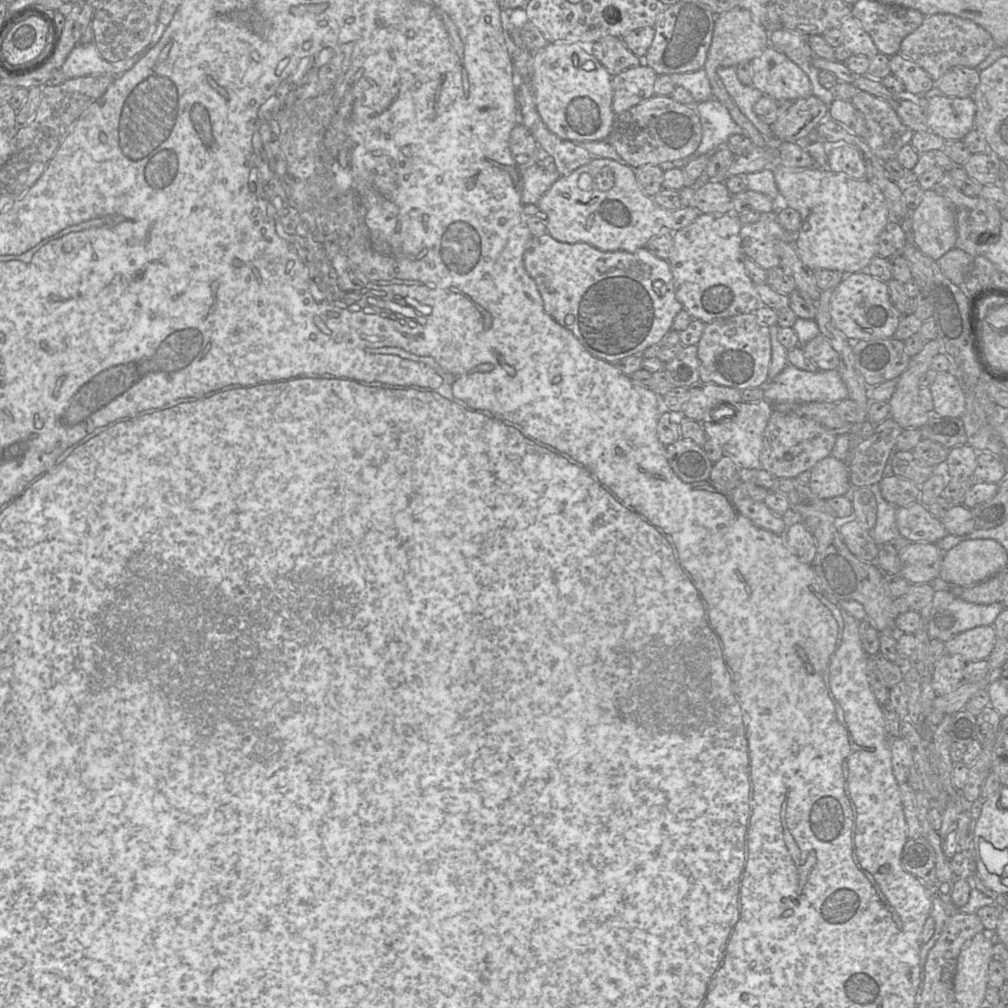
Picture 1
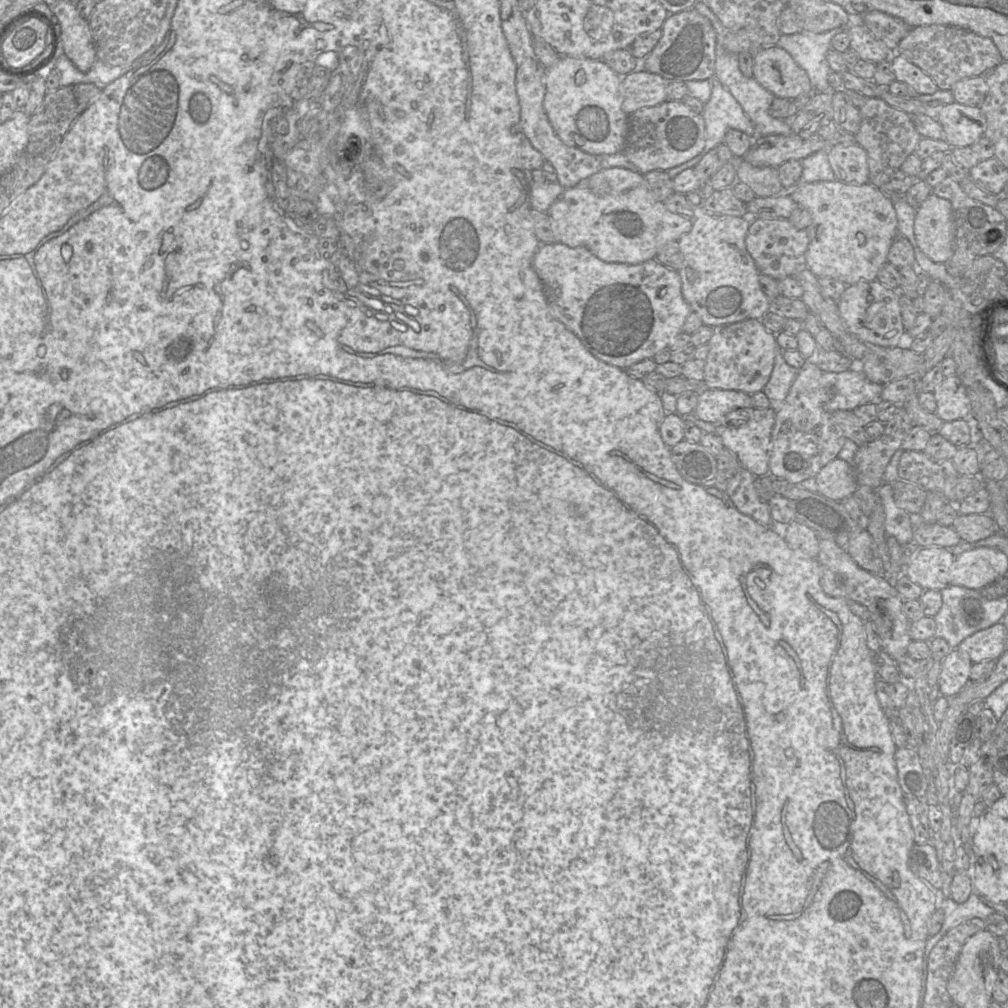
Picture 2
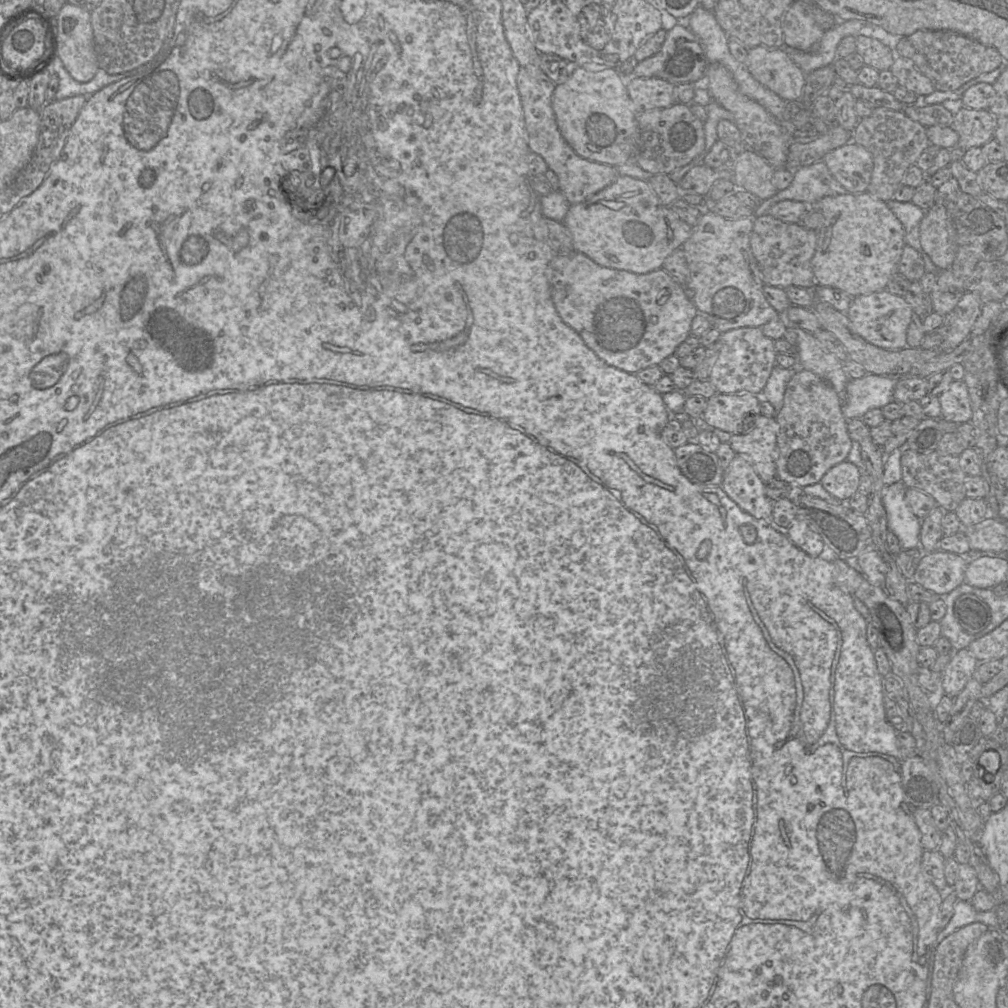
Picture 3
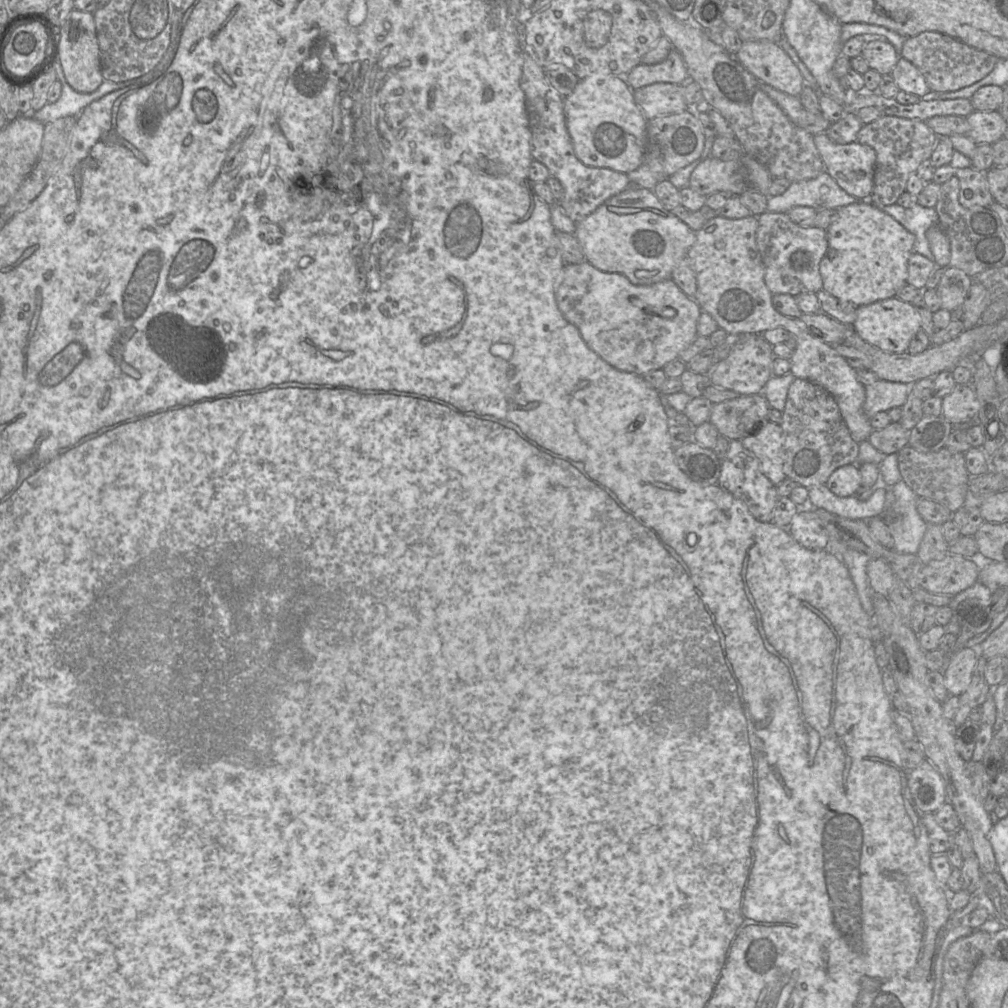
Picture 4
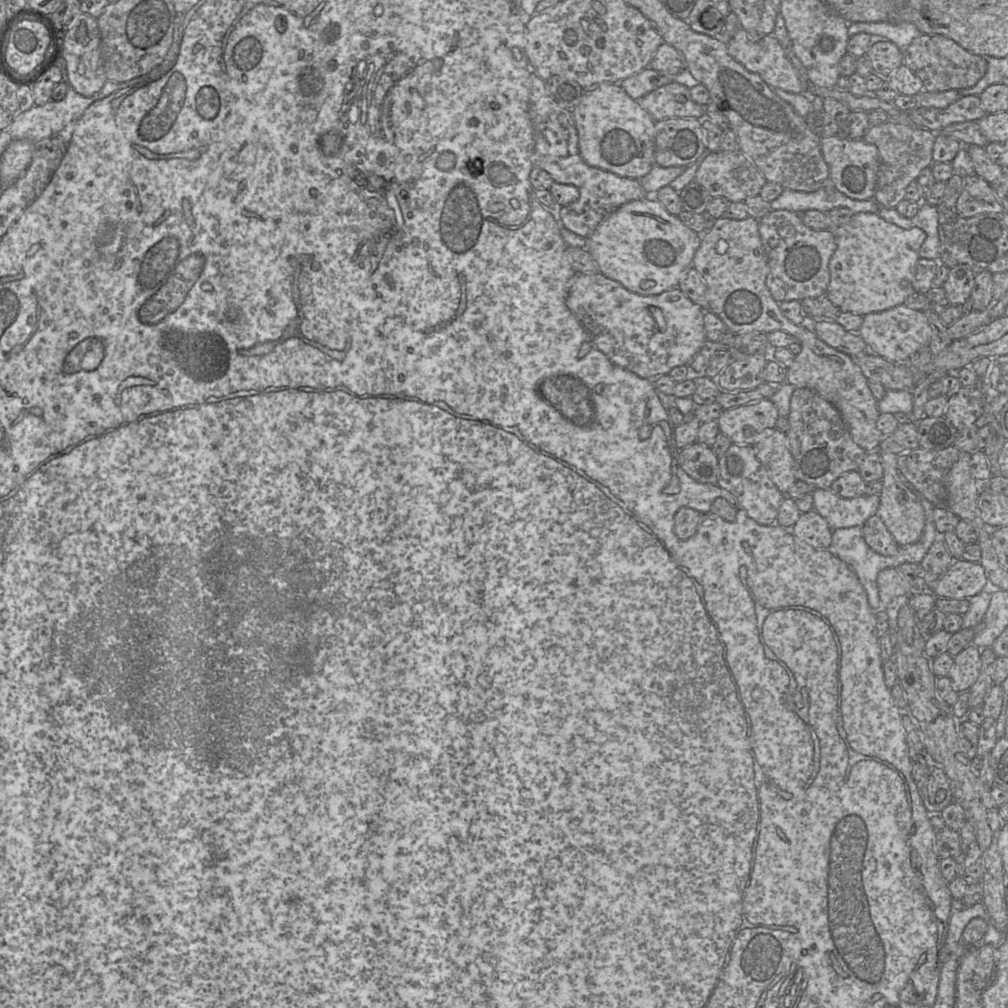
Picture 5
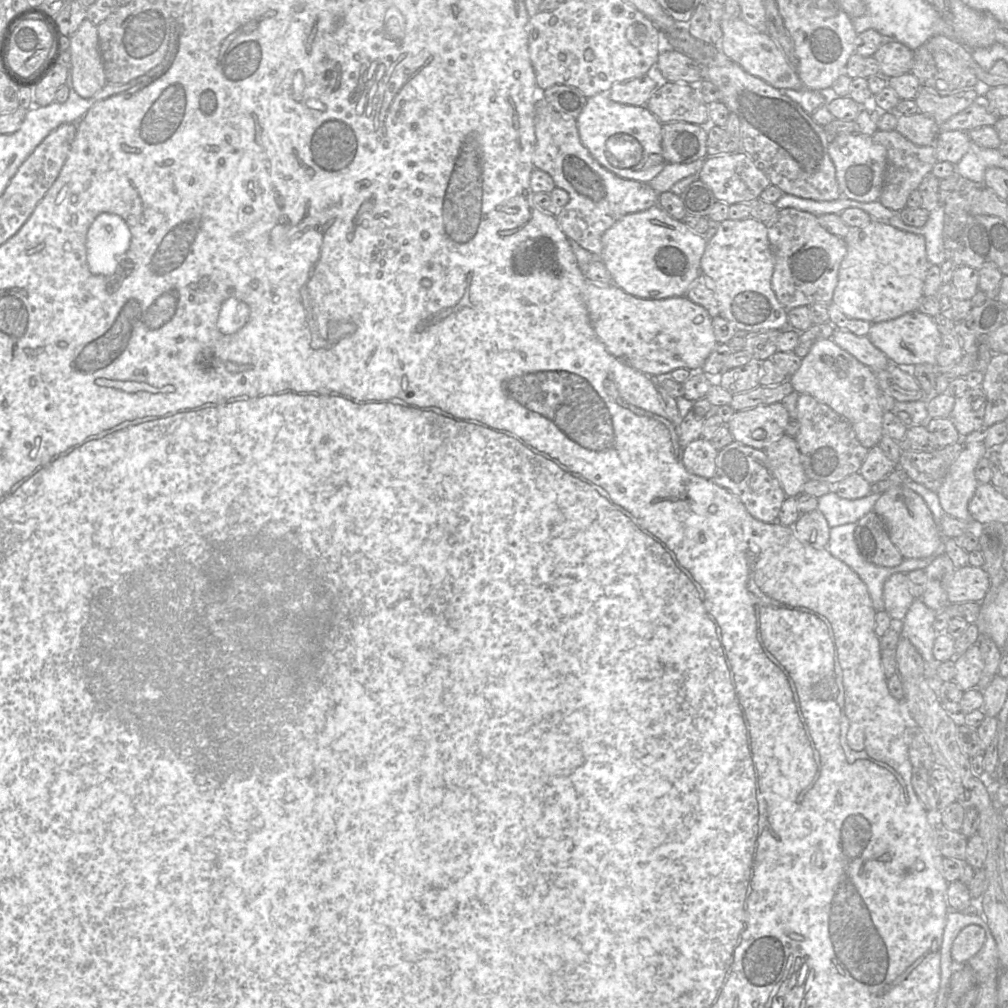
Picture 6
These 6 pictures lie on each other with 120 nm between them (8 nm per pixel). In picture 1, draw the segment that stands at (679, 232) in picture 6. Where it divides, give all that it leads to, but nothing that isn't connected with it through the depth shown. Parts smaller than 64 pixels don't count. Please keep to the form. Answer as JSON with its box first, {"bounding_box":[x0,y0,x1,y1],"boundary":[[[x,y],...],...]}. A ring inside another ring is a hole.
{"bounding_box":[536,157,700,252],"boundary":[[[593,157],[589,163],[560,178],[541,196],[536,204],[545,218],[547,233],[563,243],[586,243],[601,251],[634,252],[645,247],[651,237],[662,229],[674,232],[691,224],[700,214],[694,207],[667,210],[645,194],[637,182],[635,171],[627,164],[611,159]]]}

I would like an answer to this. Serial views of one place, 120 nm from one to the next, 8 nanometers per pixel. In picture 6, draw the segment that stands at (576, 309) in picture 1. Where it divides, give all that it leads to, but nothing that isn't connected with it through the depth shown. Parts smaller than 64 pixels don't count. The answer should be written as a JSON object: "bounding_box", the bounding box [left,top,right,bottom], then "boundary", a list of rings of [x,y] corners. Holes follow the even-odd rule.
{"bounding_box":[586,281,717,378],"boundary":[[[586,281],[586,307],[590,323],[606,349],[617,359],[653,378],[668,377],[675,369],[699,371],[717,345],[712,317],[686,296],[644,299],[626,293],[616,285],[599,286]]]}

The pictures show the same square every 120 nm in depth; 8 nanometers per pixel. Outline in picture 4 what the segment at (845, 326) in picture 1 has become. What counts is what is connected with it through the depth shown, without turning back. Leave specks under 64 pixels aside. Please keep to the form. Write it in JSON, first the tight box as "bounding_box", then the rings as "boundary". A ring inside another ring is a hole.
{"bounding_box":[853,297,921,354],"boundary":[[[891,297],[857,307],[853,328],[864,341],[882,351],[901,354],[907,352],[910,341],[921,330],[921,318],[911,303]]]}

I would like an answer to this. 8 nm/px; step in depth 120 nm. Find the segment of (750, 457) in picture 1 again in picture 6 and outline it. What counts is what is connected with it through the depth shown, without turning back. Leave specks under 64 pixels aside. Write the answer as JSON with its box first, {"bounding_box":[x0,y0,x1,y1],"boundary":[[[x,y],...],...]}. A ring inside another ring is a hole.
{"bounding_box":[764,434,808,498],"boundary":[[[784,434],[764,452],[786,497],[796,498],[800,495],[808,479],[795,439]]]}

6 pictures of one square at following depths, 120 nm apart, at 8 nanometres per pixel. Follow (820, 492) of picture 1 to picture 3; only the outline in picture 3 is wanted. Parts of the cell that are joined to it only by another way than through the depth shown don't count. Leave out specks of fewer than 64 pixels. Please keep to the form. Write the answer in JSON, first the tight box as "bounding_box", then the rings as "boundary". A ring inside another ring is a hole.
{"bounding_box":[820,461,860,502],"boundary":[[[843,461],[827,471],[820,484],[833,497],[846,502],[858,491],[860,478],[860,470],[853,463]]]}

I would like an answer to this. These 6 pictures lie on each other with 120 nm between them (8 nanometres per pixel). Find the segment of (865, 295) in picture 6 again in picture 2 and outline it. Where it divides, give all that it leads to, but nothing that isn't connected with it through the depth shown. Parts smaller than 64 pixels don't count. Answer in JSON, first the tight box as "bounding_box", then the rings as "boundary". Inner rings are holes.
{"bounding_box":[789,180,898,285],"boundary":[[[800,180],[789,190],[789,195],[812,216],[812,223],[805,229],[809,237],[805,254],[807,269],[816,277],[829,277],[846,285],[877,279],[880,268],[888,262],[889,249],[898,234],[890,194],[869,182],[851,185],[838,180],[813,183]]]}

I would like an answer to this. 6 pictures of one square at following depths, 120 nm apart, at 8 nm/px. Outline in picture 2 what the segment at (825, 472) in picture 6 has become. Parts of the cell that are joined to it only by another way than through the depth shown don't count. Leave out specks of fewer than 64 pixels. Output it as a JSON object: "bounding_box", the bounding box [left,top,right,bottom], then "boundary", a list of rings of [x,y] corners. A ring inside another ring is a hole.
{"bounding_box":[769,361,846,485],"boundary":[[[806,361],[806,364],[799,369],[783,406],[775,413],[769,457],[769,474],[773,478],[783,479],[796,485],[806,479],[815,478],[826,464],[838,458],[838,453],[844,446],[846,438],[833,419],[832,413],[824,409],[824,405],[834,396],[835,388],[824,379],[823,371],[813,361]]]}

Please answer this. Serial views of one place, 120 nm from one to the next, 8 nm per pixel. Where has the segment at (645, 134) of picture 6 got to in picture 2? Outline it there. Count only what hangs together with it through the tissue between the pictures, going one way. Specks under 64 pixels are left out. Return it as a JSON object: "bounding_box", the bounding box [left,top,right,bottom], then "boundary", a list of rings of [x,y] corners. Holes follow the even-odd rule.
{"bounding_box":[543,56,628,156],"boundary":[[[561,56],[556,64],[546,69],[543,106],[555,133],[564,144],[594,156],[622,152],[628,115],[622,110],[621,79],[604,61],[582,57]]]}

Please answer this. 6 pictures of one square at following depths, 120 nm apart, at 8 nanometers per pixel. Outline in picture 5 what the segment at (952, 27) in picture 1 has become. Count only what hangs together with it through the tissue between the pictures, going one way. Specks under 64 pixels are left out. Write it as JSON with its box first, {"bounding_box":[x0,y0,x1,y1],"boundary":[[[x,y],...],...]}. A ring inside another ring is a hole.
{"bounding_box":[903,34,987,92],"boundary":[[[921,34],[915,38],[903,54],[903,63],[922,81],[923,90],[928,92],[971,88],[987,71],[987,60],[984,57],[971,54],[943,35]]]}

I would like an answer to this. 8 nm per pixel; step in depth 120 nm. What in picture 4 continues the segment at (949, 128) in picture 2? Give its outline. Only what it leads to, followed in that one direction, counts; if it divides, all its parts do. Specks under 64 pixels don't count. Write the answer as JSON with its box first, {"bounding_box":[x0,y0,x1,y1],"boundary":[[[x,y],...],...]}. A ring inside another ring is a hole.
{"bounding_box":[966,111,1007,145],"boundary":[[[973,111],[966,121],[969,125],[968,137],[976,145],[992,145],[1002,139],[1007,130],[1007,123],[998,111]]]}

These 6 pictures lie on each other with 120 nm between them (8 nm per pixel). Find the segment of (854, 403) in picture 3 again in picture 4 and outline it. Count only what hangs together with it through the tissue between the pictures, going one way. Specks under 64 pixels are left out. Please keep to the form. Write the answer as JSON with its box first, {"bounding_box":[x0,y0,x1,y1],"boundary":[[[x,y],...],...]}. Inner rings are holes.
{"bounding_box":[863,379,910,418],"boundary":[[[881,379],[871,385],[866,385],[866,399],[863,406],[866,416],[871,418],[878,412],[902,407],[910,393],[910,386]]]}

